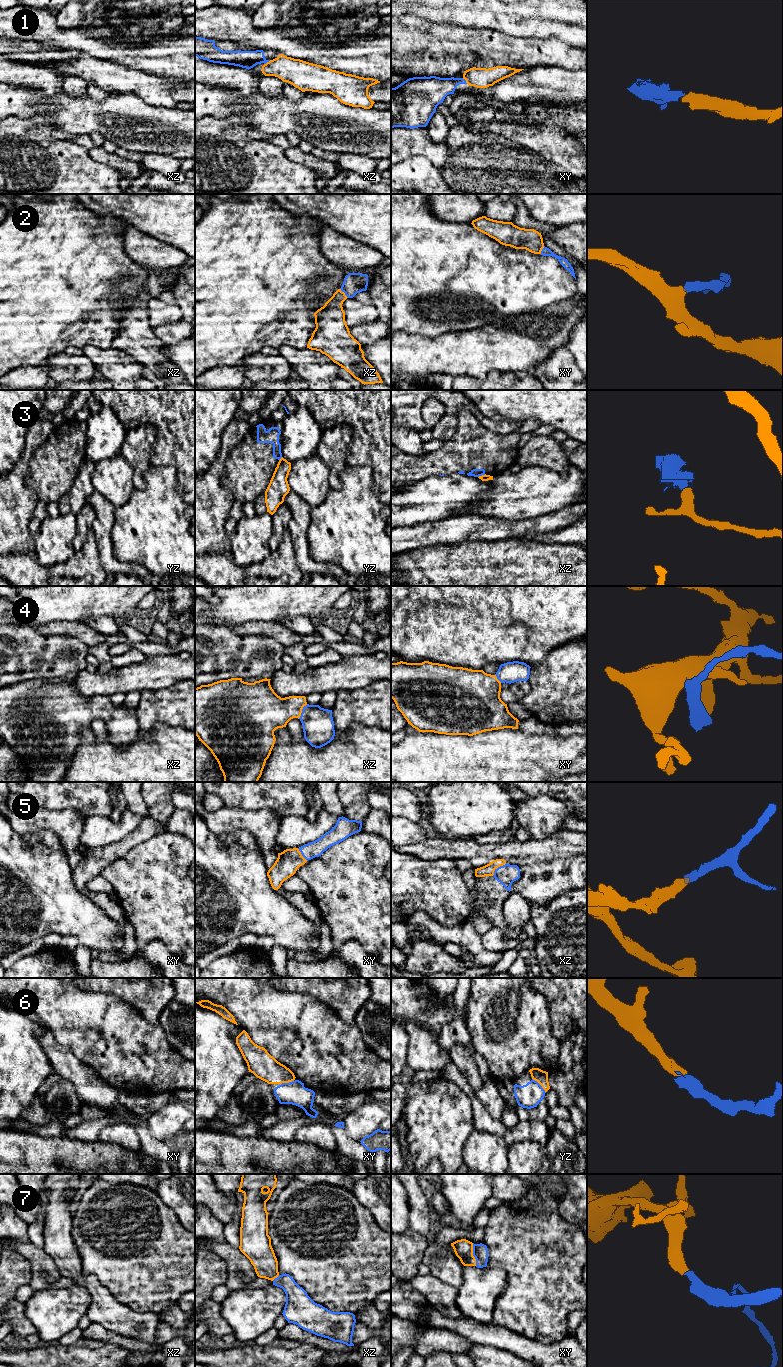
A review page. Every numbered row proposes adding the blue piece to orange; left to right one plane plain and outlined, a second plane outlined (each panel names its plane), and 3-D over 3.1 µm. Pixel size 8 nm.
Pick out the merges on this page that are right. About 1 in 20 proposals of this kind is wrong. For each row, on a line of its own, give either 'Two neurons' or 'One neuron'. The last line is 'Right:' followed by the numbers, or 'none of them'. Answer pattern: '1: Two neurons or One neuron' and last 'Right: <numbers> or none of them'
1: One neuron
2: One neuron
3: Two neurons
4: One neuron
5: One neuron
6: One neuron
7: One neuron
Right: 1, 2, 4, 5, 6, 7

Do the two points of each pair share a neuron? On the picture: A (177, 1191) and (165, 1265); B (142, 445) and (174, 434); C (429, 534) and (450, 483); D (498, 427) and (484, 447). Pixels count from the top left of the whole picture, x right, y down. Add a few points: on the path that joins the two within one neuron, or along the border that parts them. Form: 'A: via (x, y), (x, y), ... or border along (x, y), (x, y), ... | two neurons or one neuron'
A: border along (158, 1195), (175, 1214), (179, 1223), (184, 1228) | two neurons
B: border along (140, 424), (151, 424), (156, 429), (151, 464) | two neurons
C: border along (457, 515), (442, 520), (424, 521), (411, 526) | two neurons
D: border along (476, 418), (488, 430), (494, 433), (515, 432) | two neurons

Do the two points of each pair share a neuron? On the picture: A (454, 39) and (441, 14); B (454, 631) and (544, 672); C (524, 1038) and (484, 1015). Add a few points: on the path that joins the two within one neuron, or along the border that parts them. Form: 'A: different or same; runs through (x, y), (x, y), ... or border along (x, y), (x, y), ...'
A: different; border along (423, 18), (436, 23), (453, 23), (469, 28)
B: different; border along (550, 651), (540, 663), (531, 667)
C: same; runs through (514, 1030), (499, 1015), (494, 1015)

